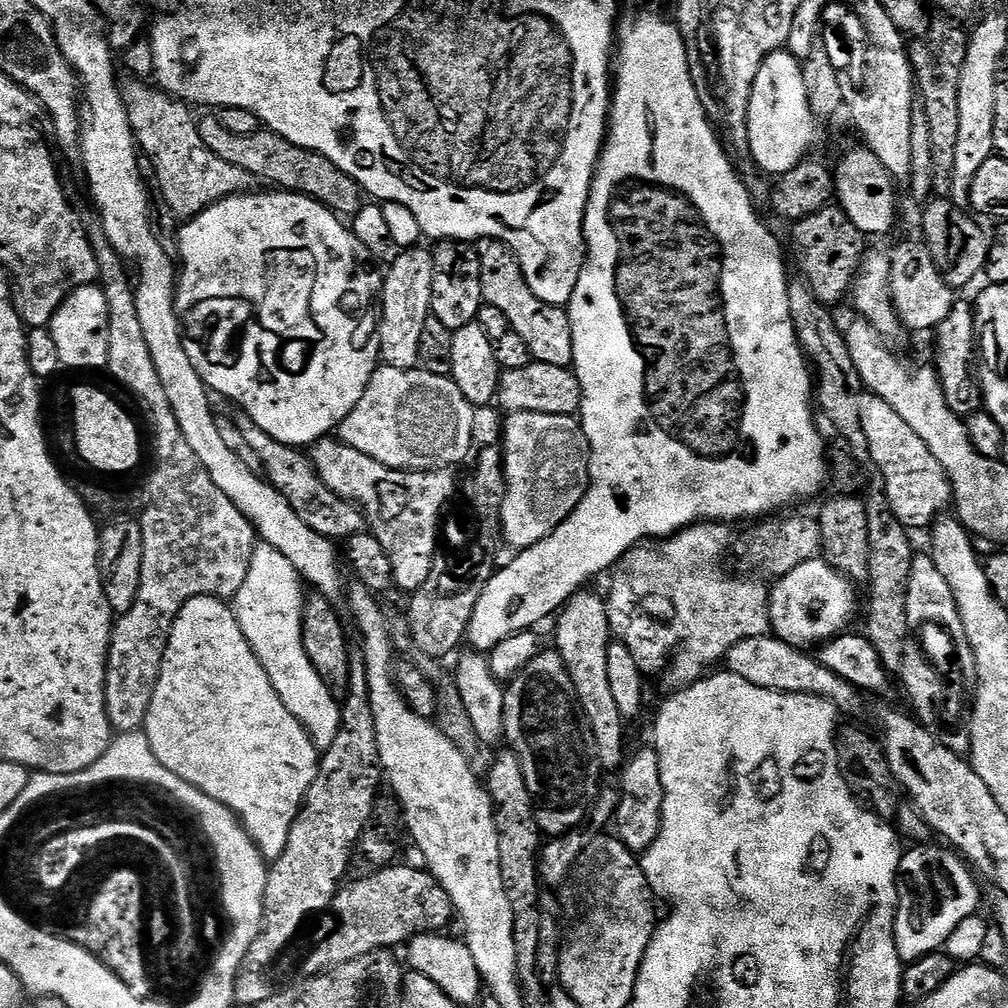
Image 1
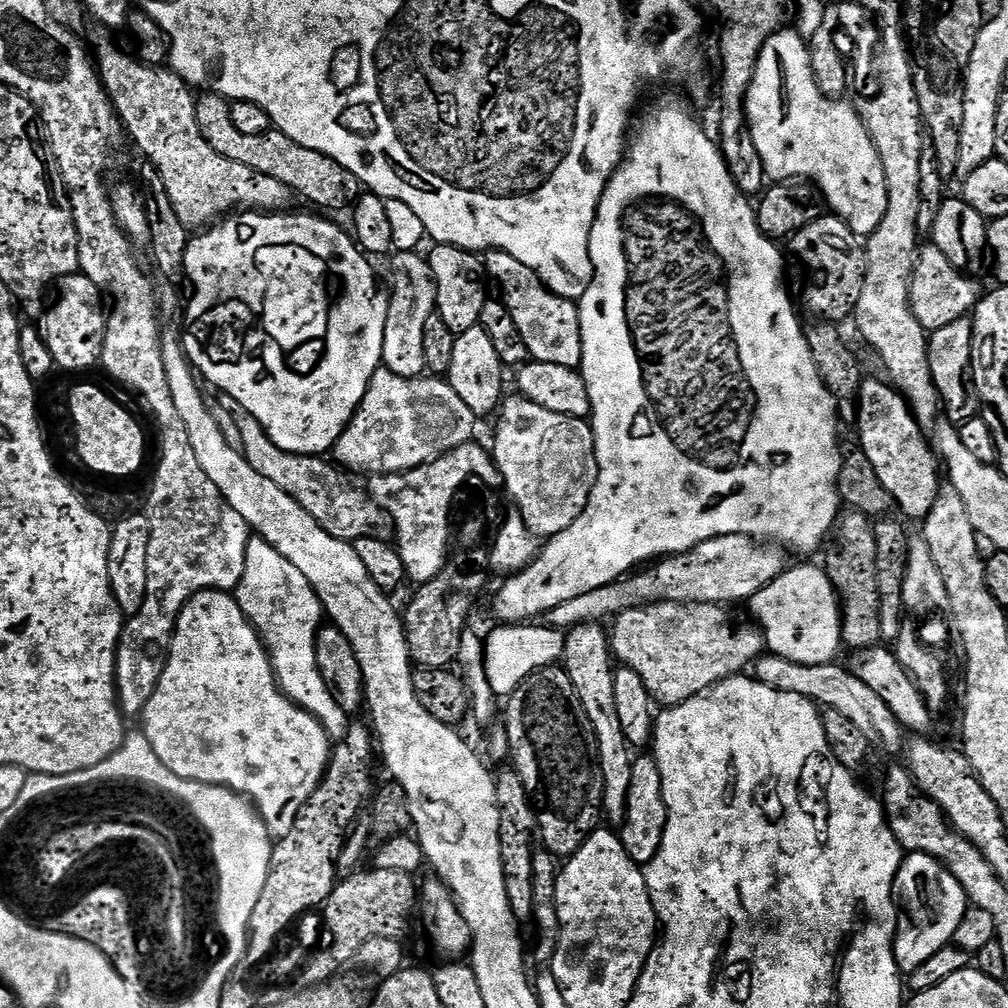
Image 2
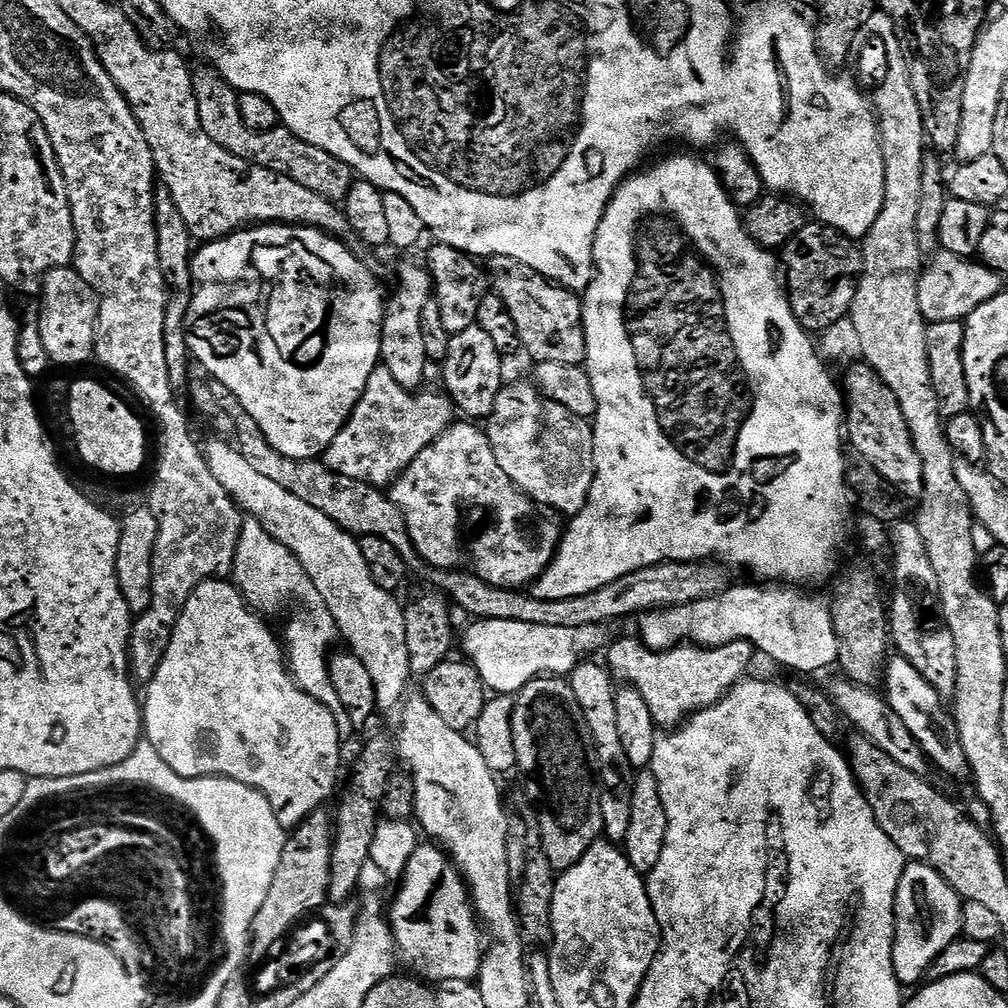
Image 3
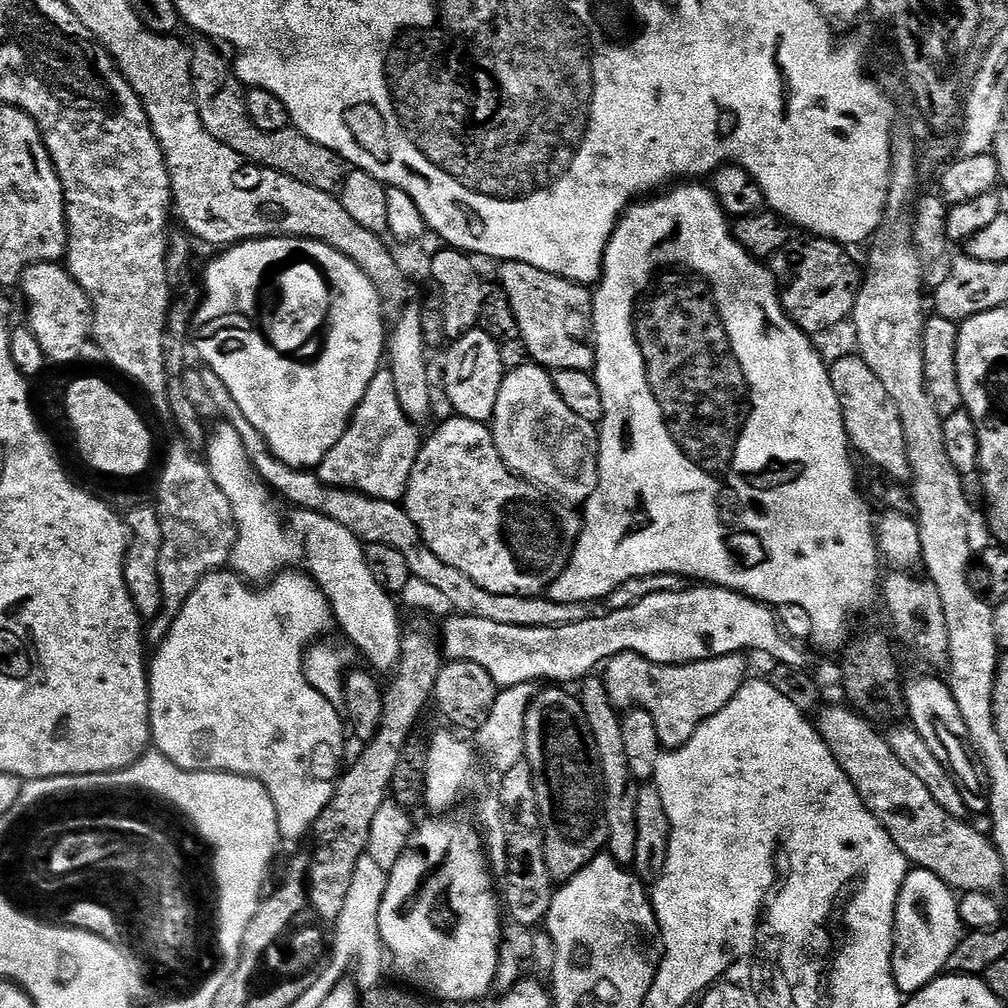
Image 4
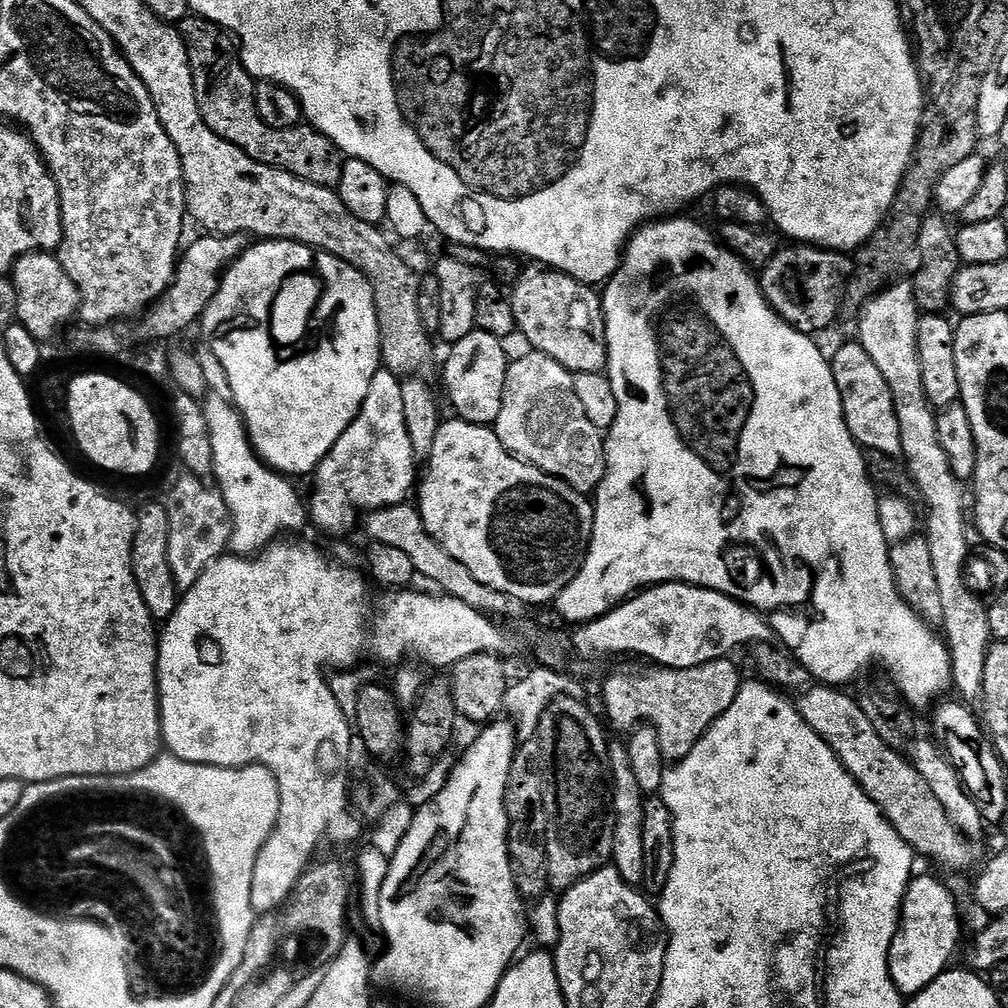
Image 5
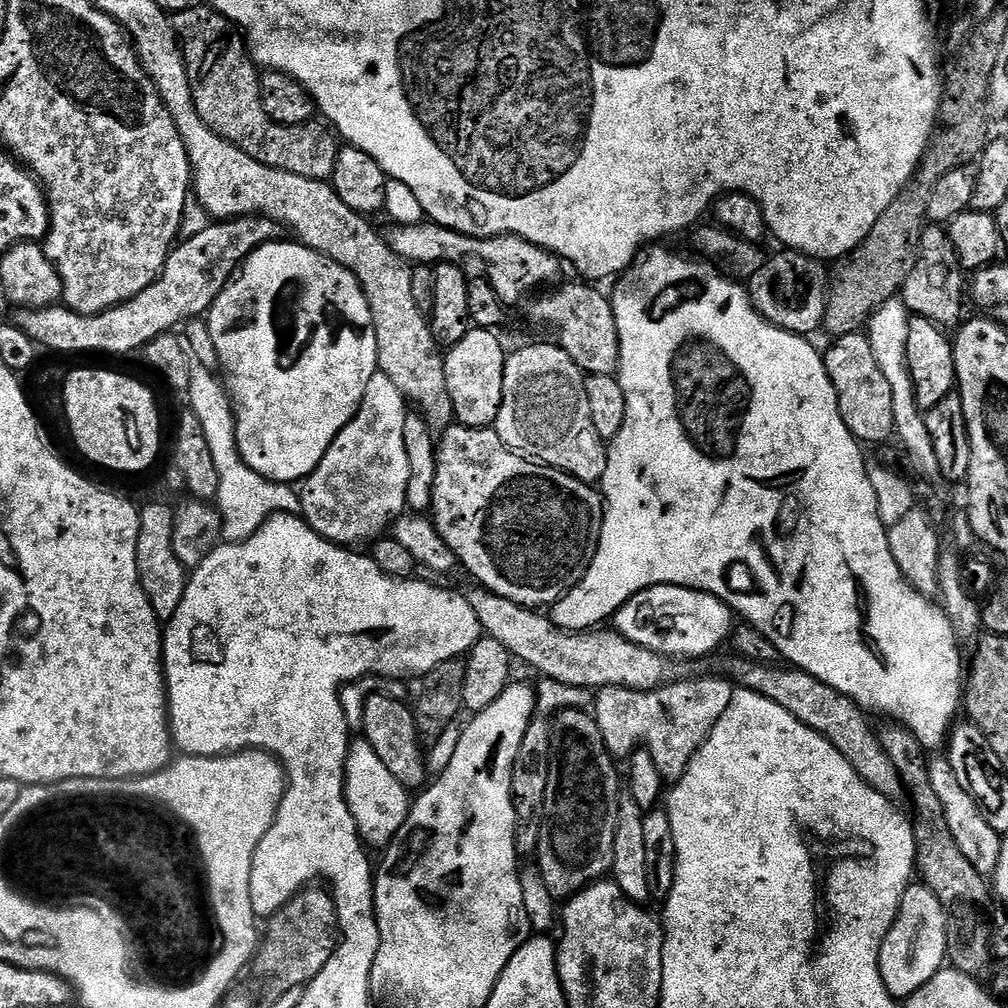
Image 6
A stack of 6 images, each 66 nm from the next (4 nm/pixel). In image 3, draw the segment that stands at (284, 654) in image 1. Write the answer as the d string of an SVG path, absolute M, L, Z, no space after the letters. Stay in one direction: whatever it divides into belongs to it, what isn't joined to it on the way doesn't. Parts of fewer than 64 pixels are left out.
M248 518L240 525L231 579L238 585L238 591L244 595L248 607L261 617L273 618L283 612L288 615L288 625L282 631L282 643L292 679L302 691L310 694L310 698L322 702L322 706L334 714L341 737L353 735L354 729L346 714L346 706L342 706L342 698L338 698L328 673L328 647L341 639L340 627L334 622L334 614L330 614L326 602L322 602L322 594L318 594L306 570L302 570L302 562L298 562L298 558L294 558L294 554L286 550L286 546L282 546L282 542L278 542L256 519Z

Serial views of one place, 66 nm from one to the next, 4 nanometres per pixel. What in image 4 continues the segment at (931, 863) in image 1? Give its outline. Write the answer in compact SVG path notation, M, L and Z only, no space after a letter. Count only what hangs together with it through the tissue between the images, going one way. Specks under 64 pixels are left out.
M913 867L904 879L896 903L896 940L892 944L892 977L902 994L920 992L948 967L950 954L958 946L962 935L958 896L942 878L930 874L930 870Z

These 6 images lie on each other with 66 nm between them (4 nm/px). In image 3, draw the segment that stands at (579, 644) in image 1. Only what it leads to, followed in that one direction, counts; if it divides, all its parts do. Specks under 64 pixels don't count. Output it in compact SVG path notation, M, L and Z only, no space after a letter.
M581 662L576 665L567 677L568 685L574 690L574 698L578 698L578 706L582 706L582 714L586 714L586 726L590 726L590 734L596 743L596 762L598 765L598 780L603 791L602 798L602 822L604 823L604 836L611 840L613 844L623 845L626 834L630 831L630 802L632 801L632 782L634 779L634 769L631 762L626 758L626 749L622 747L622 737L618 731L618 718L614 707L617 685L614 677L603 663L588 664L592 662Z

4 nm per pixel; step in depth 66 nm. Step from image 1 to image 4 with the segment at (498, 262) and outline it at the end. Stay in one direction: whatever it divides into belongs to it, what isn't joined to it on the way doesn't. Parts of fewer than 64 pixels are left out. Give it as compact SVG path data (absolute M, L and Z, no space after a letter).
M505 260L499 265L499 287L508 295L514 318L518 318L520 340L531 359L540 367L561 372L578 370L591 373L596 367L592 335L593 293L583 284L538 270L526 262Z

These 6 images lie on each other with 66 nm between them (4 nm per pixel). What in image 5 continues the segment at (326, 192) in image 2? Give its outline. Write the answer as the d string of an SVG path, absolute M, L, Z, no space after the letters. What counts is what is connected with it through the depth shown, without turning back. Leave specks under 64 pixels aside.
M185 18L180 21L178 27L180 37L188 47L188 61L190 62L190 70L194 74L194 94L198 94L198 110L202 110L202 118L206 122L206 126L210 126L210 130L214 134L218 134L218 138L238 146L238 150L242 150L259 164L280 168L306 182L314 182L318 186L339 189L342 166L345 161L340 149L336 147L334 142L330 142L330 138L326 138L319 130L311 126L294 128L266 126L266 122L256 113L256 84L252 75L245 70L235 51L224 52L224 39L226 39L224 29L218 24L210 23L209 20L199 18Z

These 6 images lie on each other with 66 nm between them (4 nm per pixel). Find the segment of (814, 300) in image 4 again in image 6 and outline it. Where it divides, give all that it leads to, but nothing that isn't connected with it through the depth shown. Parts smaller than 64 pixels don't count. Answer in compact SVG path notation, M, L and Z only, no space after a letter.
M780 250L777 256L769 255L765 259L762 270L747 281L746 287L759 316L769 320L775 328L805 337L810 330L818 330L823 325L829 279L829 269L813 256Z

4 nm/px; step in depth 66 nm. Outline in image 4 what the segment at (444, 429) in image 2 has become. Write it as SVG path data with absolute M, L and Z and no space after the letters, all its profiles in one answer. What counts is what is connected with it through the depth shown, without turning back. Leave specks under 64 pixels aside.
M377 372L342 438L338 438L336 445L318 465L320 480L330 487L361 492L370 498L403 501L404 489L408 486L422 443L422 435L416 428L419 427L398 402L391 372Z

